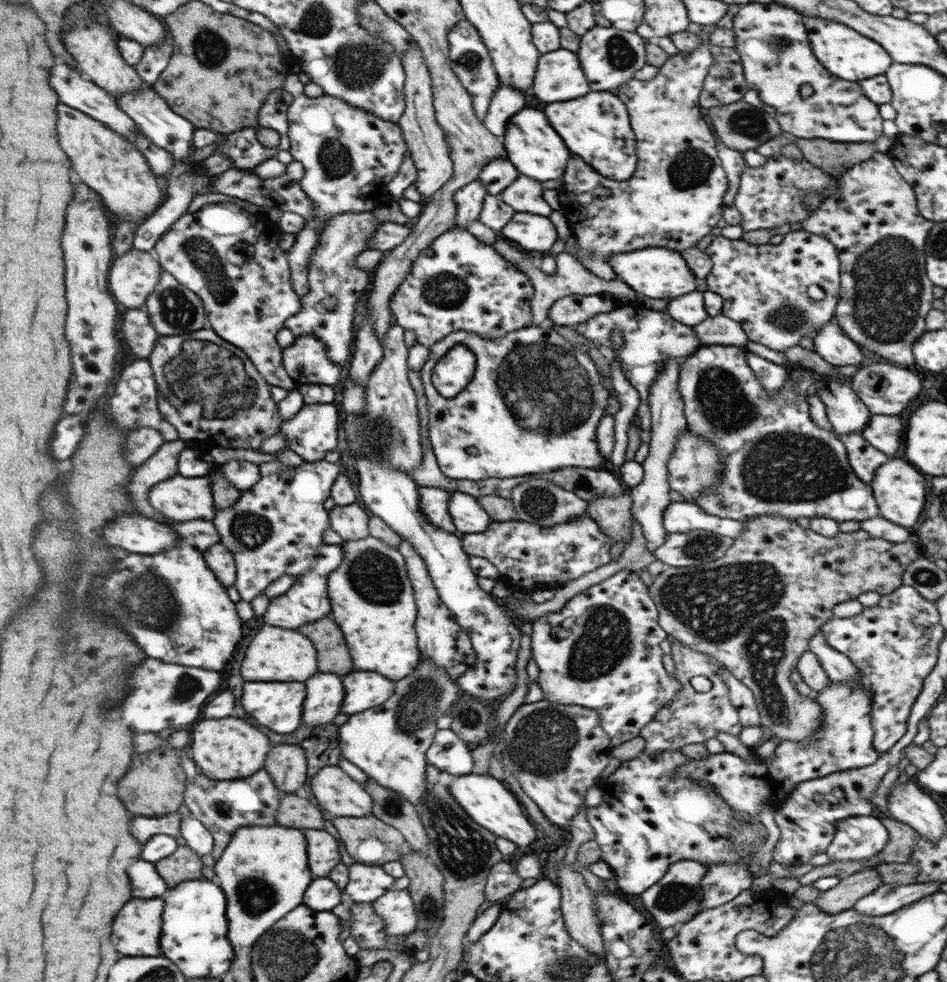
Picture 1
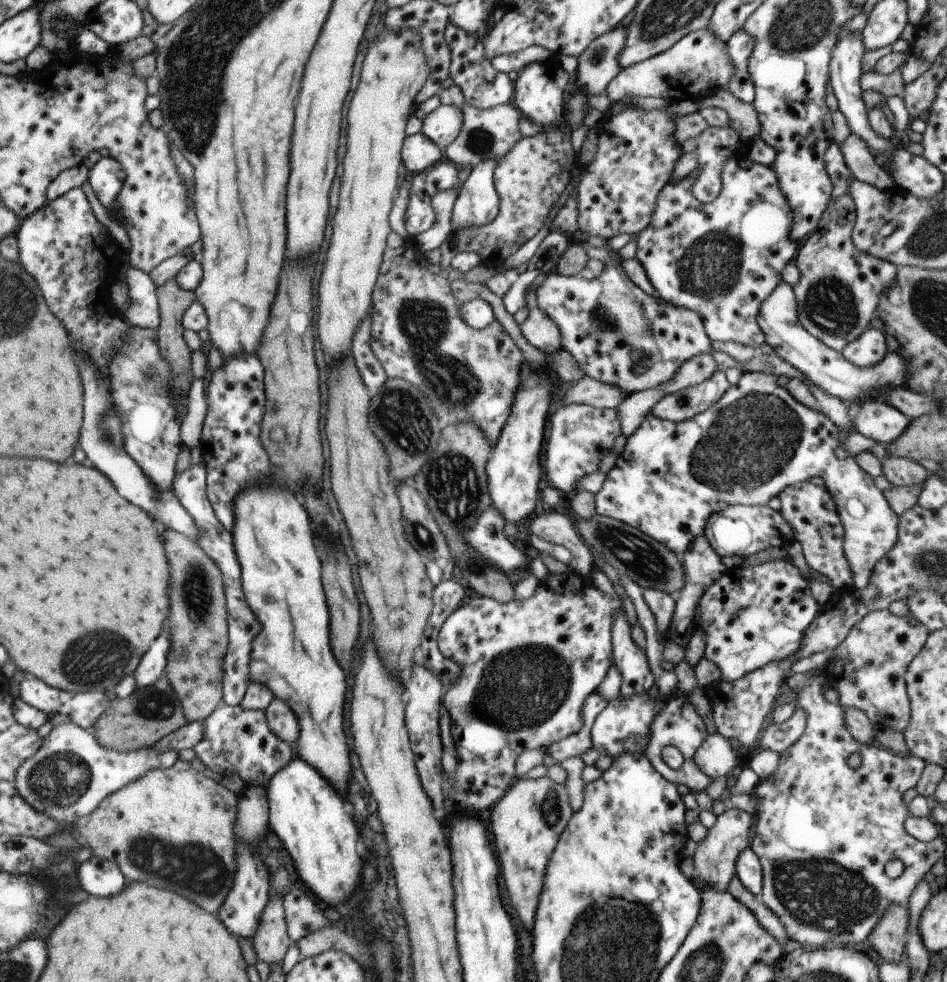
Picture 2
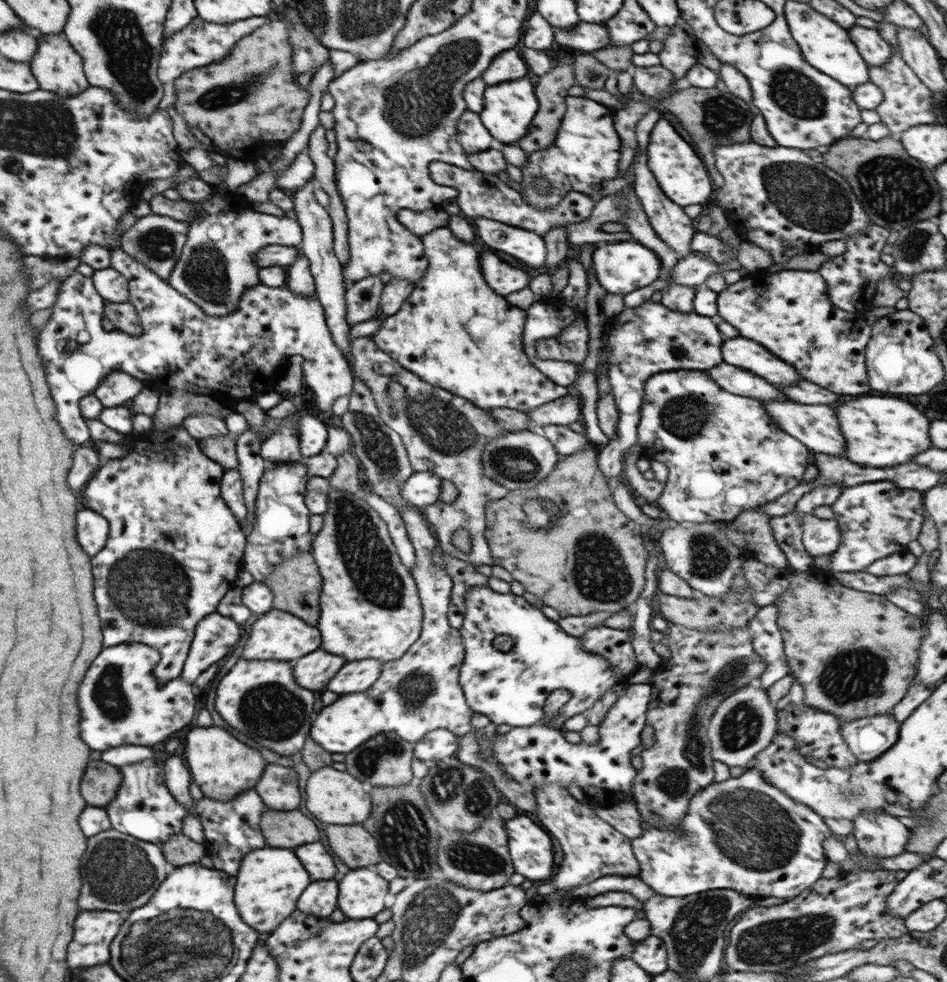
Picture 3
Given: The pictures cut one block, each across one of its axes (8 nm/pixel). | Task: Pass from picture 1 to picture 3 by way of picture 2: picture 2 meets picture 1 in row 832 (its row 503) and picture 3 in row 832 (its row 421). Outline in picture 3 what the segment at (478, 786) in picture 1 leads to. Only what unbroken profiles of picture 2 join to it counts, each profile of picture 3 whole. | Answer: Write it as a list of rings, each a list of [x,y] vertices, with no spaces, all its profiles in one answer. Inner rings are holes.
[[[524,814],[505,820],[503,827],[513,871],[531,882],[549,880],[555,872],[551,836]]]

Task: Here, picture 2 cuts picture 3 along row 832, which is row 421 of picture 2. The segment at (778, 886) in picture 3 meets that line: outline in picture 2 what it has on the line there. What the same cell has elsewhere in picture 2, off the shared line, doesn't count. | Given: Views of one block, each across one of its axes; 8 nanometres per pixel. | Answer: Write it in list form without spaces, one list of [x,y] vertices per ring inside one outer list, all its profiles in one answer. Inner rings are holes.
[[[745,372],[736,384],[703,412],[681,422],[659,420],[649,412],[637,430],[627,437],[623,450],[607,472],[601,488],[594,495],[595,515],[623,522],[665,546],[680,560],[697,536],[701,536],[705,520],[730,505],[767,505],[777,494],[795,483],[818,478],[831,496],[843,528],[842,550],[849,564],[854,589],[862,591],[881,556],[897,541],[898,516],[893,513],[869,476],[853,458],[840,460],[834,451],[841,446],[842,433],[819,411],[802,406],[781,388],[777,378],[761,372]]]

